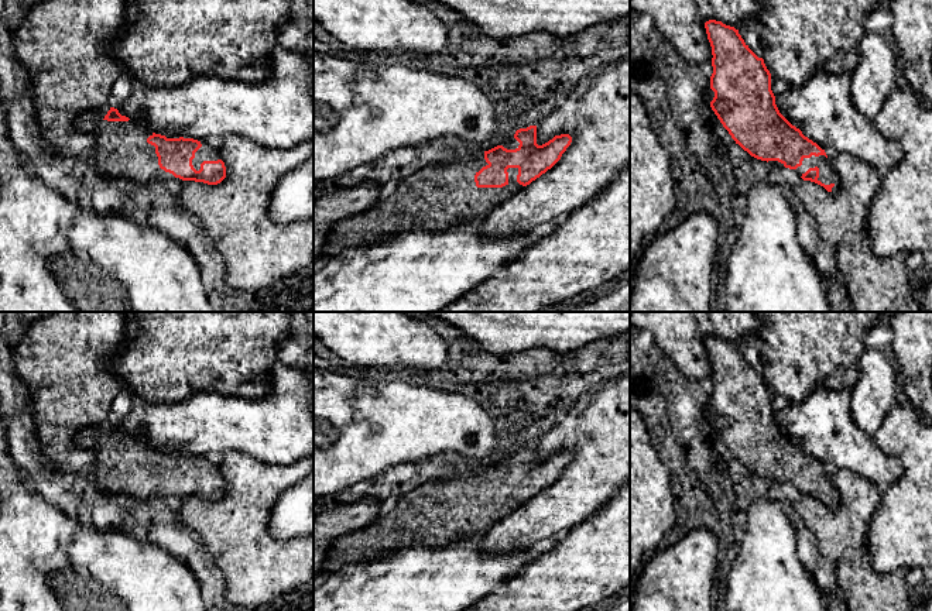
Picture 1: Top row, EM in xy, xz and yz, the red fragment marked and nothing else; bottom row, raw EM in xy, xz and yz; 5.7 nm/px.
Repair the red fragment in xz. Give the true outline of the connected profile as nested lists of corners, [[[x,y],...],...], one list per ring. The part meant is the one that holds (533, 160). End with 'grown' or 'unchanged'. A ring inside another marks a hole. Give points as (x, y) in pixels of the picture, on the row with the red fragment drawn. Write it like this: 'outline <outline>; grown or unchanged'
outline [[[530,126],[517,130],[510,141],[489,151],[421,168],[411,178],[404,179],[388,198],[336,223],[326,240],[323,260],[350,247],[387,241],[411,226],[436,231],[463,222],[479,220],[551,169],[570,143],[569,134],[561,134],[538,145],[537,126]]]; grown

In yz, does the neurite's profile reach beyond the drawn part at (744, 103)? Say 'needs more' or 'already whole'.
needs more

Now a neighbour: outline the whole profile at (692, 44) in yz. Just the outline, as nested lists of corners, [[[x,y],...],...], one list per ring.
[[[630,0],[630,10],[648,14],[683,59],[703,65],[713,58],[705,23],[716,20],[739,30],[744,21],[757,20],[758,3],[757,0]]]

